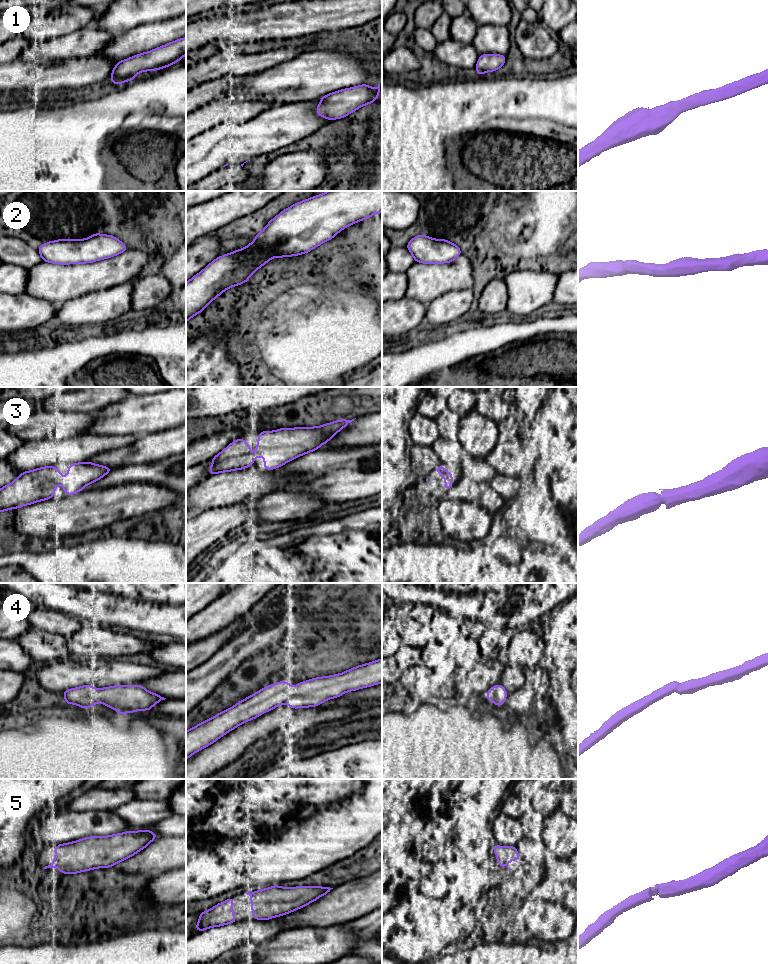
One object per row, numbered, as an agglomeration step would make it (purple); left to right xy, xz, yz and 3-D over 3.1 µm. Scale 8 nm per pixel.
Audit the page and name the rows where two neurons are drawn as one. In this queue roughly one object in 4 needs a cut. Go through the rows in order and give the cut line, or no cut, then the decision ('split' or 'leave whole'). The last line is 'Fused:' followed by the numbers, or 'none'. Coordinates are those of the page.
1: no cut | leave whole
2: no cut | leave whole
3: no cut | leave whole
4: no cut | leave whole
5: no cut | leave whole
Fused: none

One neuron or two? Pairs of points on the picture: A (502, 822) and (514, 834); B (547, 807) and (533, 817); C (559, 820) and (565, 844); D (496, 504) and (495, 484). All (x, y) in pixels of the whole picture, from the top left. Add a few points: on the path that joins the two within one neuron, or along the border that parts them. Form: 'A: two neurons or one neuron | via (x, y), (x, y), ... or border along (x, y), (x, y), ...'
A: one neuron | via (505, 825), (511, 831)
B: two neurons | border along (531, 807), (540, 814)
C: one neuron | via (559, 826), (561, 838)
D: two neurons | border along (486, 483), (504, 501)

